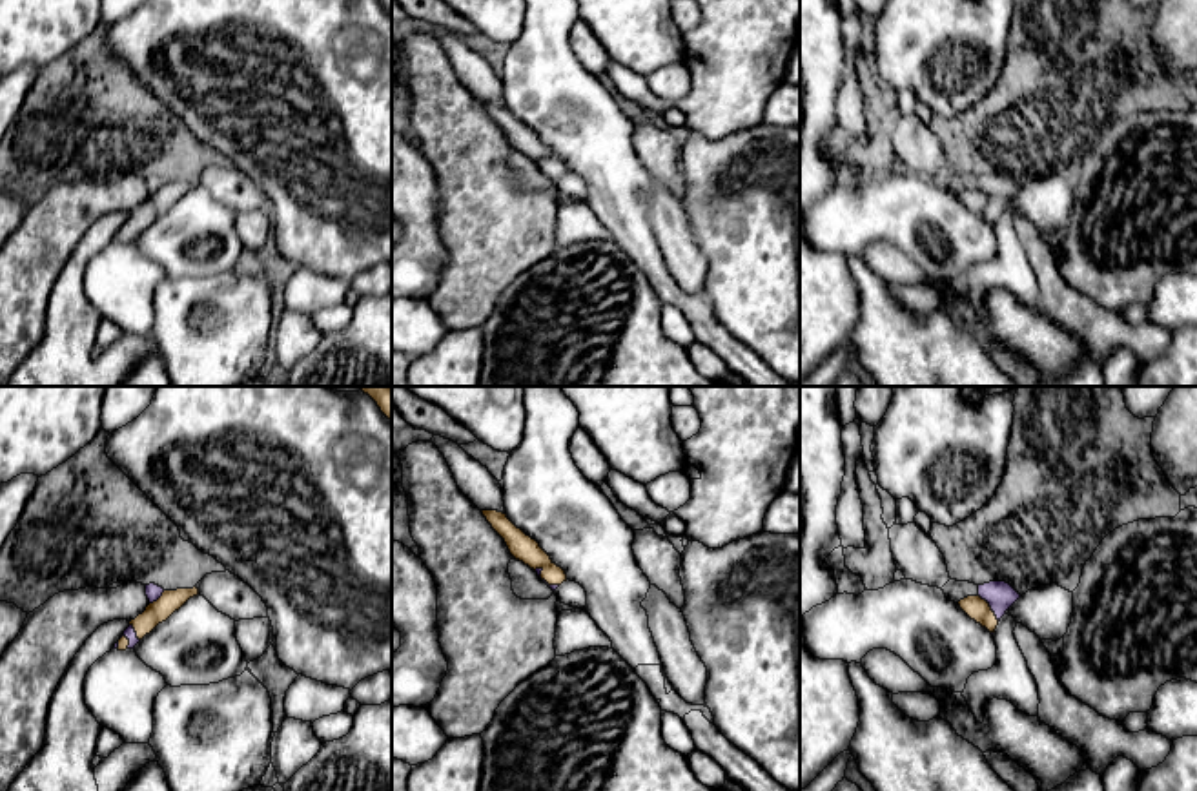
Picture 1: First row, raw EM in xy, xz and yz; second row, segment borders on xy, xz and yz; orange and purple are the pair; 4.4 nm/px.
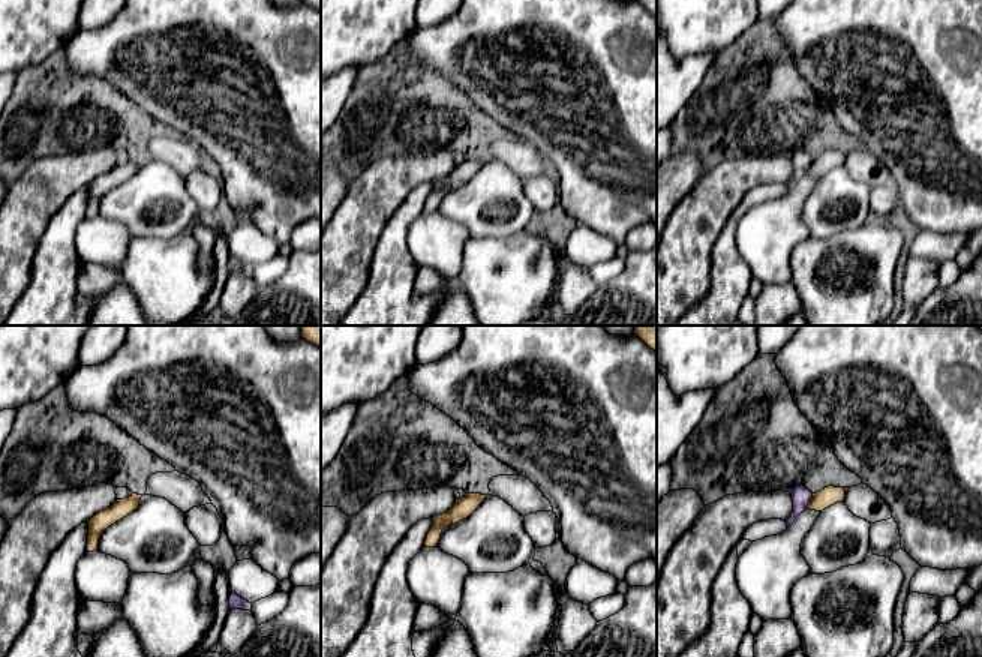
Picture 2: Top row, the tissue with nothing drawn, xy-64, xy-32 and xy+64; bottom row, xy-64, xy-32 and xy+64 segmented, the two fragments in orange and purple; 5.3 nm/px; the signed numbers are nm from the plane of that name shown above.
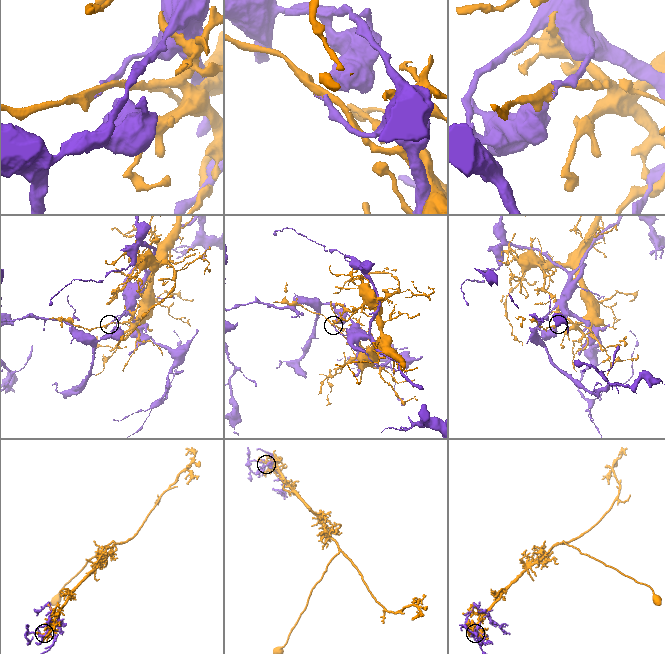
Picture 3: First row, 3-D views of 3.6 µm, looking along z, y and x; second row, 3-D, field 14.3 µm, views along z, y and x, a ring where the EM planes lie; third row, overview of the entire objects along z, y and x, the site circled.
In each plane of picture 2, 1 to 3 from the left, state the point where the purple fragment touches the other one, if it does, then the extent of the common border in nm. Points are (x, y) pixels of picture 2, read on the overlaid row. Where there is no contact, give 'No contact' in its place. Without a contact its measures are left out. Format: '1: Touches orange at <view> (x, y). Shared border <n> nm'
1: No contact
2: Touches orange at xy-32 (444, 527). Shared border 90 nm
3: Touches orange at xy+64 (810, 501). Shared border 90 nm

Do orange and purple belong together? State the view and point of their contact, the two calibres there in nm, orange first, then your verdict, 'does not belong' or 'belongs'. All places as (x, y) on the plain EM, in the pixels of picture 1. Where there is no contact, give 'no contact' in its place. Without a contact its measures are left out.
contact yz (990, 199); calibres 100 and 120 nm; does not belong

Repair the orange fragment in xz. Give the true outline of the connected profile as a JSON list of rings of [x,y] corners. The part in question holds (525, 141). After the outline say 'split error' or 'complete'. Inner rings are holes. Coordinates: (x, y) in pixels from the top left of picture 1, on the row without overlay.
[[[481,102],[492,120],[505,131],[510,146],[528,157],[541,162],[541,171],[548,177],[561,177],[567,173],[567,166],[558,159],[550,148],[539,139],[536,131],[517,120],[503,104]]] | complete

